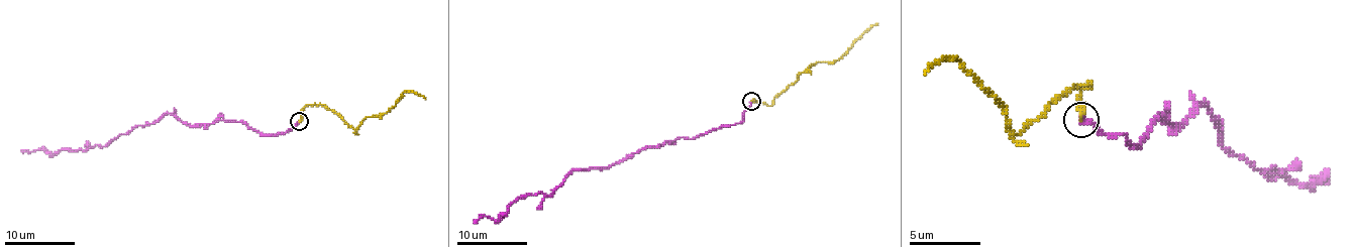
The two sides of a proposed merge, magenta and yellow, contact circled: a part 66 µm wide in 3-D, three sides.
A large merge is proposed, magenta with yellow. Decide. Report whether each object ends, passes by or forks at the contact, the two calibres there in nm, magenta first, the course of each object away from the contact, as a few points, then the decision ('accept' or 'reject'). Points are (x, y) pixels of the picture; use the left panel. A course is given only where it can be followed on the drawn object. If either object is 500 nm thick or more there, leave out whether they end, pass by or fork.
magenta ends; yellow ends; calibres 240 and 240 nm; course magenta (299, 122), (281, 134), (259, 134), (240, 122), (186, 125), (164, 113), (104, 146), (47, 153), (21, 150); course yellow (299, 122), (304, 108), (325, 104), (354, 129), (368, 117), (387, 113), (404, 92), (416, 92), (425, 99); accept

